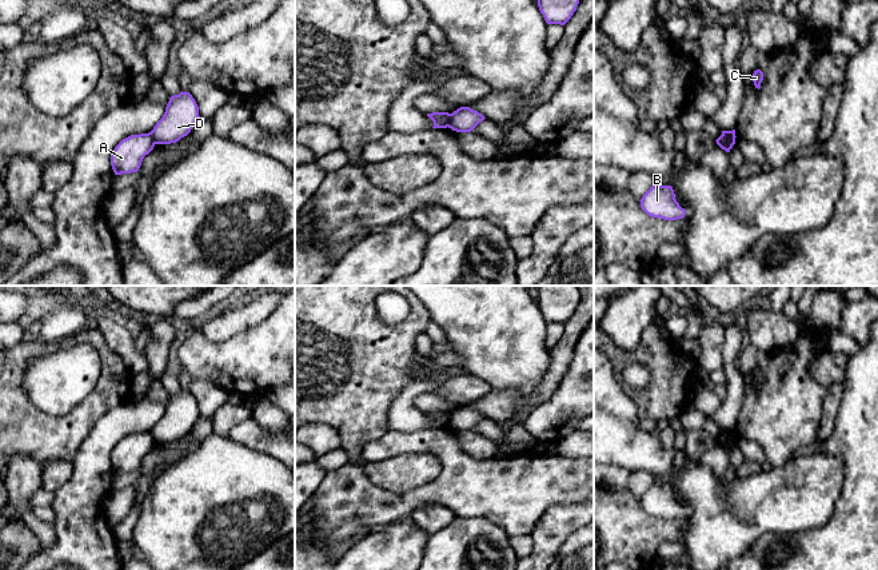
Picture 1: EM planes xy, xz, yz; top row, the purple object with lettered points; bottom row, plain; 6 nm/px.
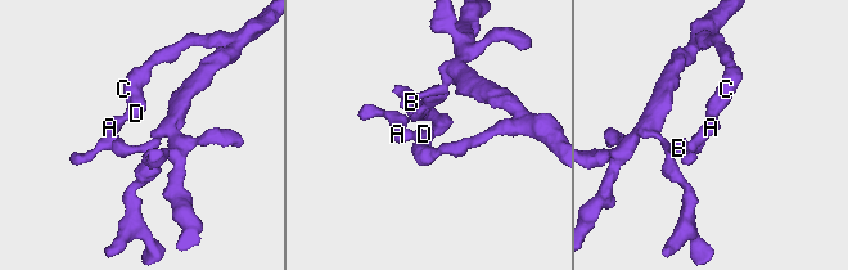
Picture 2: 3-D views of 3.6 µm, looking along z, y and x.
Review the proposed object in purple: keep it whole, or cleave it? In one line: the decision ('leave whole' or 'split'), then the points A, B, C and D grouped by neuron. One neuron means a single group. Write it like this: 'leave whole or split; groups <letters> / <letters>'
leave whole; groups A B C D

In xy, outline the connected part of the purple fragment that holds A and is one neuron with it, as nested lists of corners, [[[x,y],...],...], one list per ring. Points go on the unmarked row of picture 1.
[[[189,391],[169,396],[163,416],[148,433],[131,434],[112,450],[111,465],[115,474],[137,471],[145,454],[156,443],[171,443],[187,435],[200,418],[199,406]]]

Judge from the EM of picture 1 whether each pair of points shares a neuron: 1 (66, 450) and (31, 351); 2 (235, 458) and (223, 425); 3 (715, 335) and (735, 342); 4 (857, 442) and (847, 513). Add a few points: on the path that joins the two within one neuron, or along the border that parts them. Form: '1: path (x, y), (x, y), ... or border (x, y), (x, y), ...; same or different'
1: path (40, 425), (15, 399), (15, 375); same
2: border (214, 433), (227, 437); different
3: border (723, 326), (721, 366); different
4: path (857, 459), (857, 495); same

